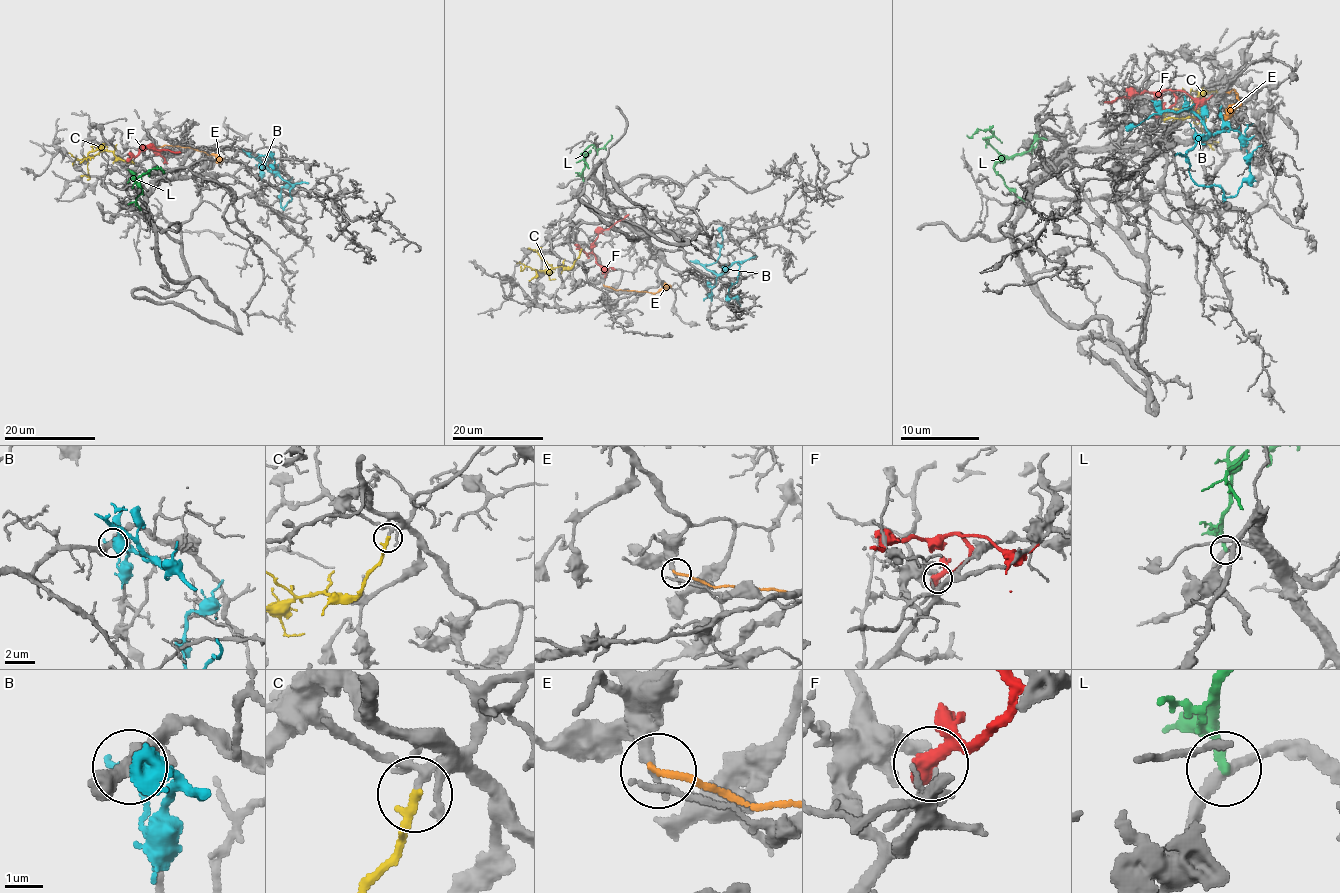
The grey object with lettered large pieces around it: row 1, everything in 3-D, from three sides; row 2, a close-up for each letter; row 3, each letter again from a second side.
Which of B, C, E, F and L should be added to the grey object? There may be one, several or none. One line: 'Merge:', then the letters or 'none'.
Merge: C

